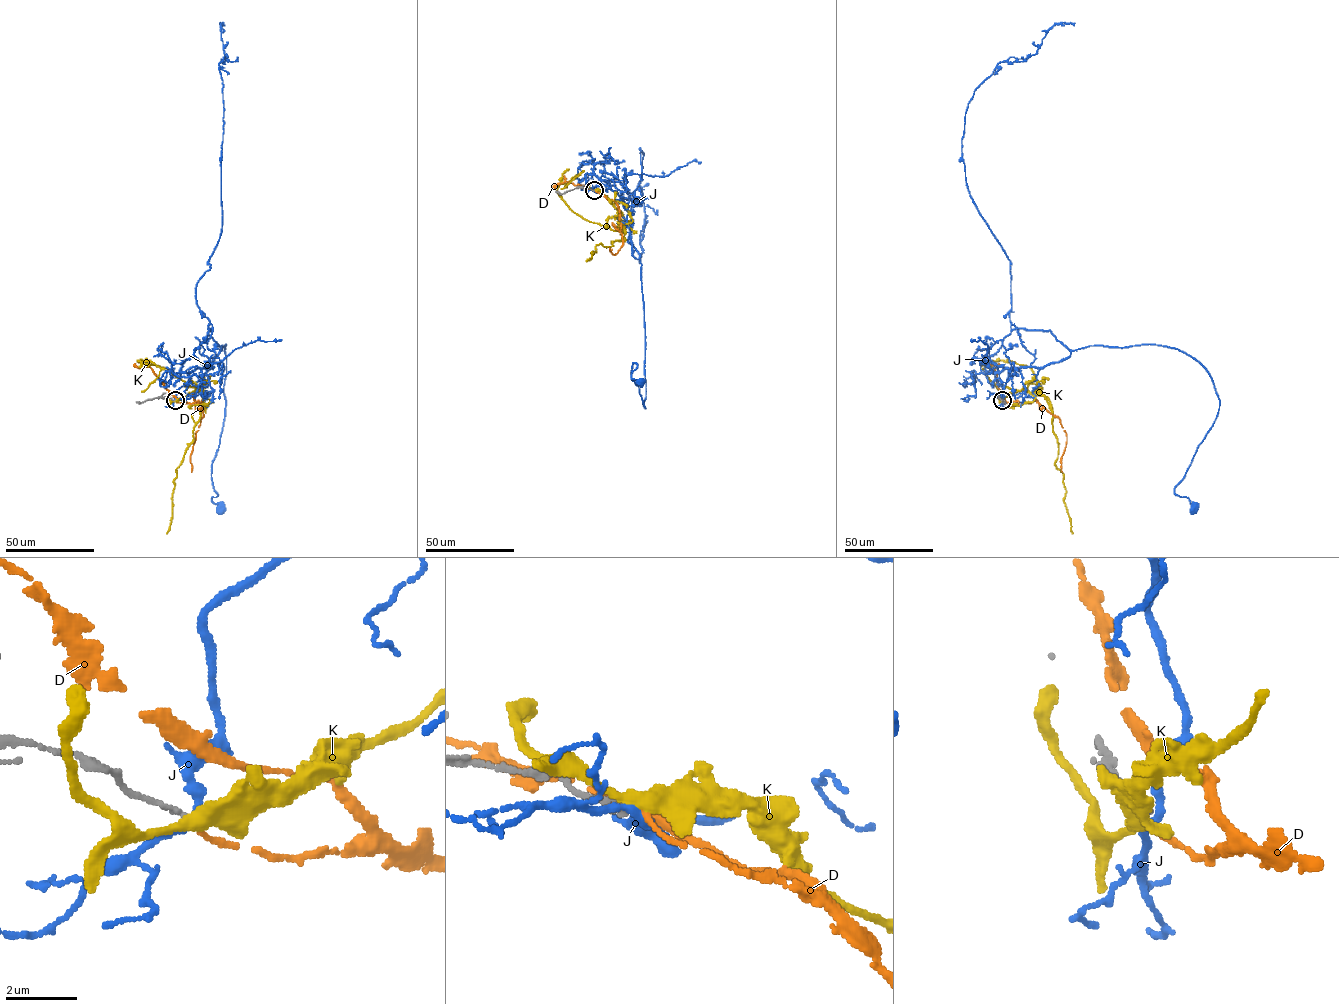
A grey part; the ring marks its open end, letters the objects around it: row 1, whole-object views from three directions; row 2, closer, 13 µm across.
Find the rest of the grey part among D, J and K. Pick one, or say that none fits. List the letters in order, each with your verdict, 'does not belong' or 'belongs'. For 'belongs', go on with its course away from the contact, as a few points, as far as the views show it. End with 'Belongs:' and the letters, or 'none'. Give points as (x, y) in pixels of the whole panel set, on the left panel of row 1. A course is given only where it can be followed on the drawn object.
D: belongs; it runs (175, 400), (188, 403), (201, 400), (203, 415), (190, 457), (191, 472)
J: does not belong
K: does not belong
Belongs: D

